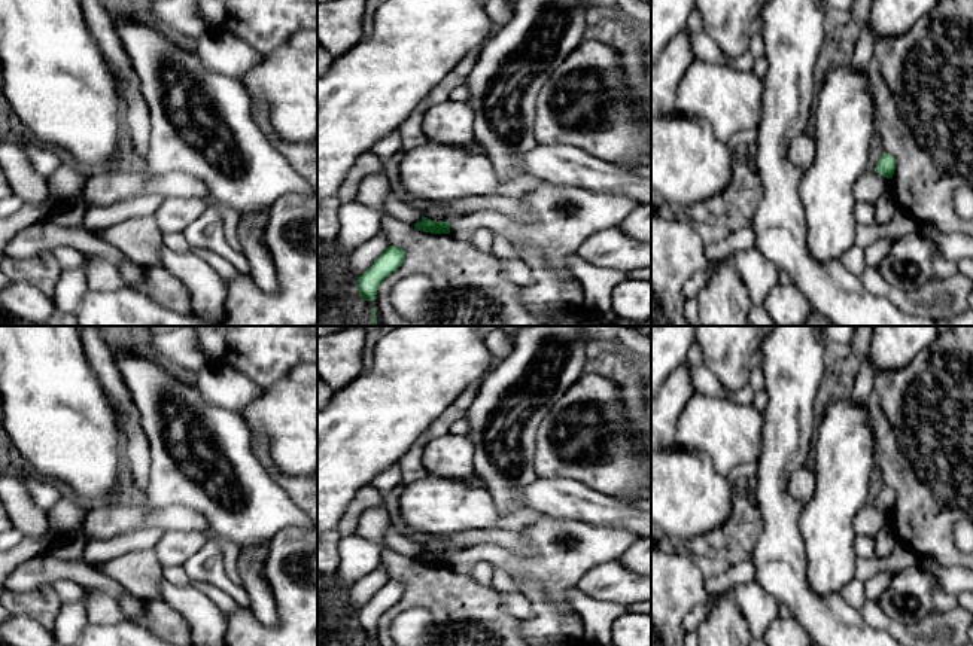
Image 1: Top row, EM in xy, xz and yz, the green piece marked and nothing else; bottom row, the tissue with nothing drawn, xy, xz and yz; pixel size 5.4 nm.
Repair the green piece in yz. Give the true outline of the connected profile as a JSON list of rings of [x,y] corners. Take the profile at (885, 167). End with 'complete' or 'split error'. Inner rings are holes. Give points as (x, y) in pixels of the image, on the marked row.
[[[885,152],[878,161],[876,171],[884,177],[891,179],[894,170],[896,170],[896,159]]] | complete

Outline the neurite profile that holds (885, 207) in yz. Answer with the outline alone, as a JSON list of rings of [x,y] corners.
[[[887,179],[887,189],[875,202],[875,222],[881,225],[888,223],[897,210],[898,205],[894,199],[894,194],[890,186],[890,179]]]

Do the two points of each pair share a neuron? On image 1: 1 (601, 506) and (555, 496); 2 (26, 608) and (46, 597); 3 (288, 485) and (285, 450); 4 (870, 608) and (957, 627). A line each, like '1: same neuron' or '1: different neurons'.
1: same neuron
2: same neuron
3: different neurons
4: same neuron

